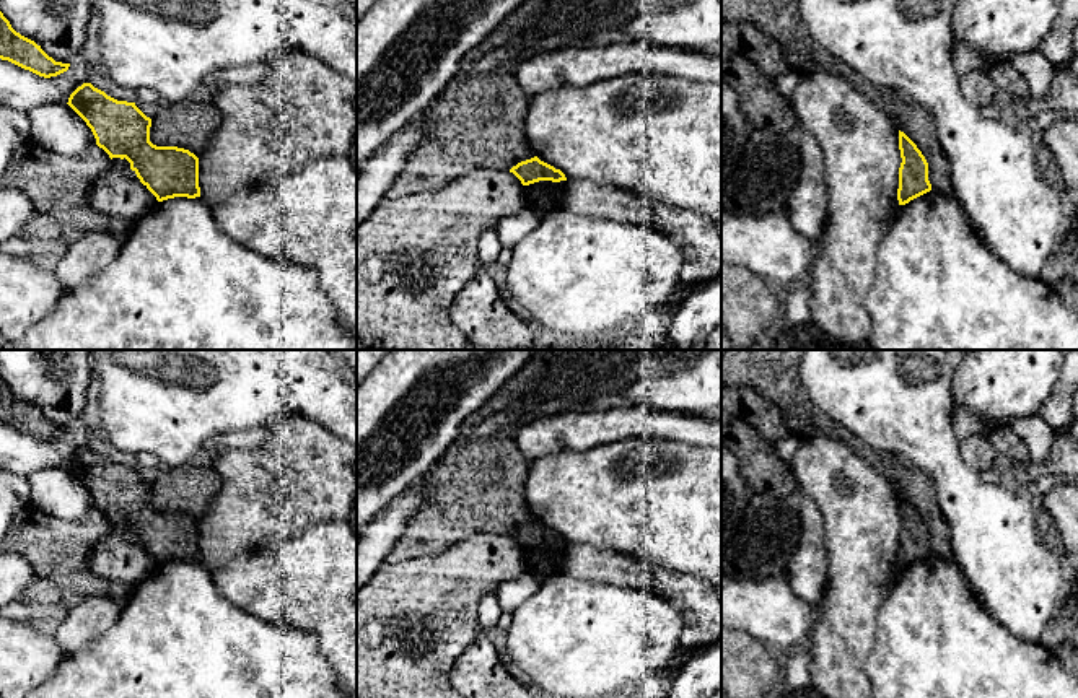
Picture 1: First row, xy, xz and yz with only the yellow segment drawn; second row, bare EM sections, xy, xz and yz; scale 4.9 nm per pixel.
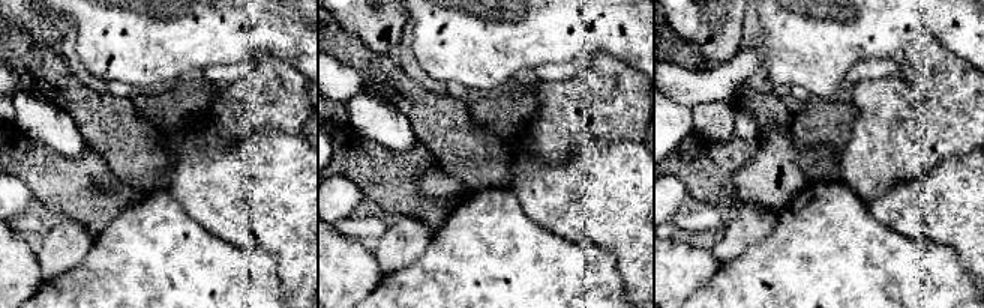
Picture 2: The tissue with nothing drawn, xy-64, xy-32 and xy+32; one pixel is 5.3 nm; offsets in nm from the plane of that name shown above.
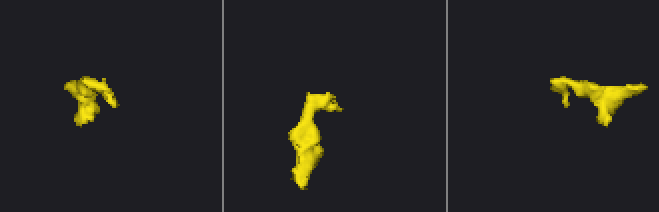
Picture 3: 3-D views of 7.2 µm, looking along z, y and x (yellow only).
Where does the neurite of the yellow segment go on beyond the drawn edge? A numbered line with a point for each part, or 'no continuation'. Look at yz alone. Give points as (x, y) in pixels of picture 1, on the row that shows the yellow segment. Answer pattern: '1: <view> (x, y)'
no continuation

